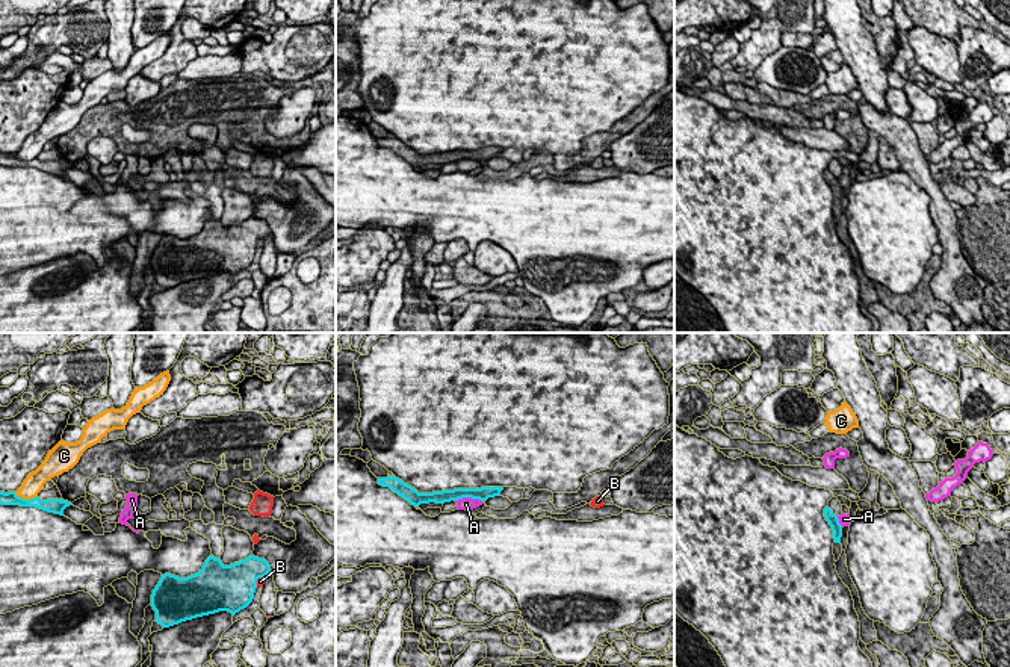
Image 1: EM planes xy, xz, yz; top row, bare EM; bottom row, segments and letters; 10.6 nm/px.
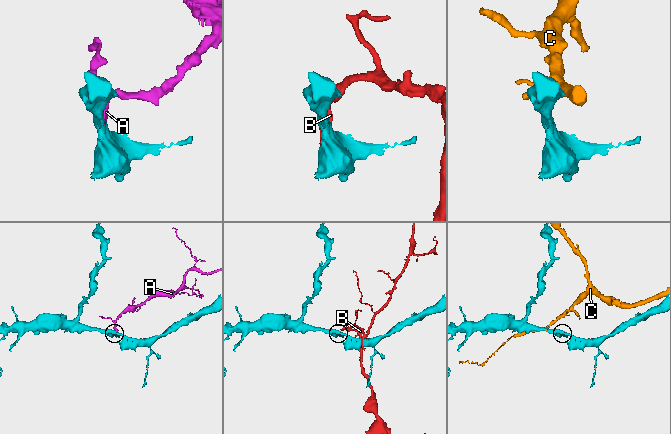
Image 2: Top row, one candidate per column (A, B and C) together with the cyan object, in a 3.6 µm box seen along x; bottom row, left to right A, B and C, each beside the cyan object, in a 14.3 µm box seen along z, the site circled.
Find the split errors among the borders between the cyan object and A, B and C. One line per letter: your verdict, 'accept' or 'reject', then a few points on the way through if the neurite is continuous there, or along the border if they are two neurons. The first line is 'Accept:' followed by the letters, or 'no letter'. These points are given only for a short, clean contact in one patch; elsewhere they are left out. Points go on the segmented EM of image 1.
Accept: no letter
A: reject | along xz (481, 499), (458, 498), (455, 501)
B: reject | along xy (262, 577), (256, 586)
C: reject

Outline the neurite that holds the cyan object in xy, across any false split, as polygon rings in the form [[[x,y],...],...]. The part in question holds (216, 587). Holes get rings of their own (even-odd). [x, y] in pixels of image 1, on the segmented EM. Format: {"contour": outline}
{"contour": [[[210,555],[203,569],[187,578],[165,573],[151,594],[156,622],[169,628],[219,611],[234,616],[252,602],[257,579],[268,573],[269,563],[254,555],[230,566]]]}

